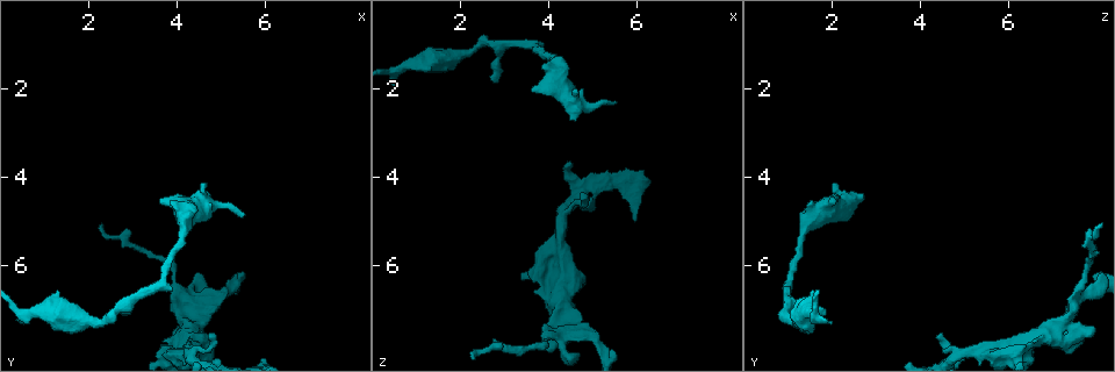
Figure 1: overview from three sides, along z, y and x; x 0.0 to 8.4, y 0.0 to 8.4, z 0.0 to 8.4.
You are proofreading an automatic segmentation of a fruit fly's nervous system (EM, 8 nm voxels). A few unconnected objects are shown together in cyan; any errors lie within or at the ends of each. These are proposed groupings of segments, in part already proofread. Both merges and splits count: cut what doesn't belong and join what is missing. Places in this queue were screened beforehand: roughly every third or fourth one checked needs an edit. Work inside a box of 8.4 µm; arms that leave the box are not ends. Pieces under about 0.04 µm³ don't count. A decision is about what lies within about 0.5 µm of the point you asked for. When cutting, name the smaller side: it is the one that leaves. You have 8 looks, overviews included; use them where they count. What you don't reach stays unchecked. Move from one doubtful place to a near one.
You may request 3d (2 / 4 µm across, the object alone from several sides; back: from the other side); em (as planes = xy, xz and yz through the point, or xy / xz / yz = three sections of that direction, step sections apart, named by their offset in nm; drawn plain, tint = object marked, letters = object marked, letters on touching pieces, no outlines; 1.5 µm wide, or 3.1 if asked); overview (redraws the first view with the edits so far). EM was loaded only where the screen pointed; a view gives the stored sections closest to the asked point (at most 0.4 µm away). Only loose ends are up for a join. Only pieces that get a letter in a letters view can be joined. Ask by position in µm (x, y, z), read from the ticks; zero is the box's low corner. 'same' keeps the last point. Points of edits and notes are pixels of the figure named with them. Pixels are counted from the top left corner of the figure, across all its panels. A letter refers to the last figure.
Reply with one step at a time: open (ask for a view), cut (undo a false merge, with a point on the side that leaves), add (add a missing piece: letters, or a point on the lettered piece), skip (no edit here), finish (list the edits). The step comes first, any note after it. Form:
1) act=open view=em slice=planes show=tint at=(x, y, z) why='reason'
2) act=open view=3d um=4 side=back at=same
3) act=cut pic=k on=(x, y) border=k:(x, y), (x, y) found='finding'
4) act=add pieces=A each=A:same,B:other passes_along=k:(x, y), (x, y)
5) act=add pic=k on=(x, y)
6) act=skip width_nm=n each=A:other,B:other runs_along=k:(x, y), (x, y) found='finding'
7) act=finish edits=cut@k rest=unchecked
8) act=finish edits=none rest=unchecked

act=open view=3d um=4 side=back at=(2.75, 7.10, 1.85) why='free end'

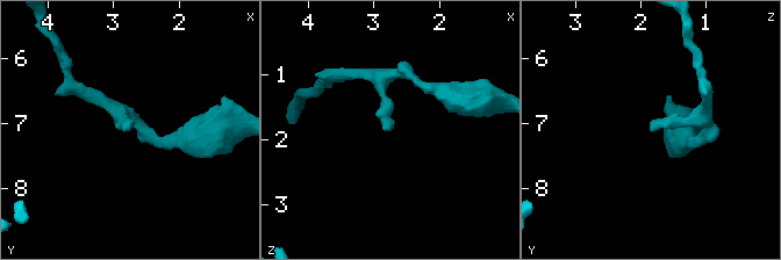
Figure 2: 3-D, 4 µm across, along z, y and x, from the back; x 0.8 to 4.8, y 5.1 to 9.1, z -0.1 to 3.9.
act=open view=em slice=planes show=letters at=(2.80, 7.15, 1.85)

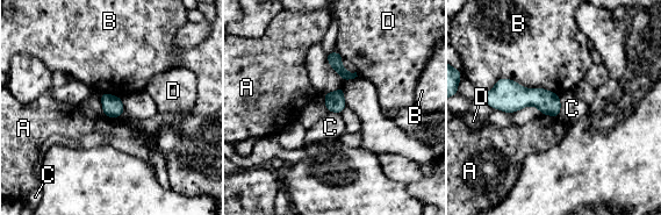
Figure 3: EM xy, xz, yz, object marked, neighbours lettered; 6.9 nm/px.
act=skip longest_contact=B:550nm each=A:other,B:other,C:other,D:other border=3:(541, 113), (550, 114), (553, 117) found='no lettered piece goes on from it'

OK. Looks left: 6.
act=open view=3d um=4 at=(4.75, 7.60, 4.40)

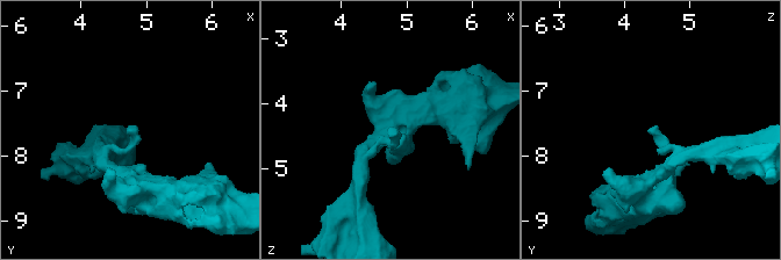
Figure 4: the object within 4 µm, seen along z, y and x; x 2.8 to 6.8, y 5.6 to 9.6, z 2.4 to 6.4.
act=open view=em slice=planes show=letters at=(4.70, 7.60, 4.45) why='shape alone is not enough'

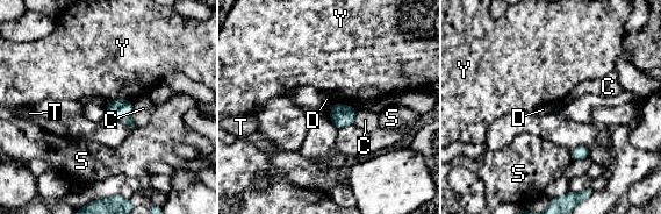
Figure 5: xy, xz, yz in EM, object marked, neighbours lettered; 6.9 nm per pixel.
act=skip each=C:other,D:other,S:other,T:other,Y:other border=5:(131, 104), (133, 119) found='none of them fits'

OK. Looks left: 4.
act=open view=3d um=2 at=(4.40, 7.15, 7.30) why='arms part here'

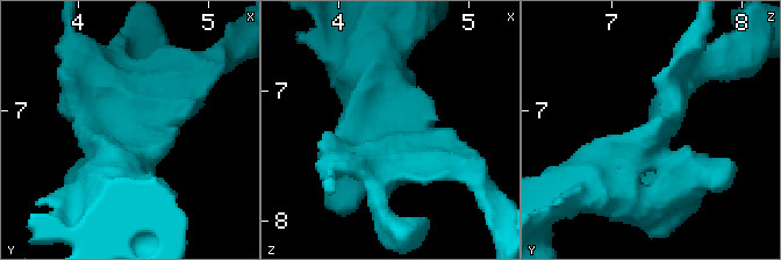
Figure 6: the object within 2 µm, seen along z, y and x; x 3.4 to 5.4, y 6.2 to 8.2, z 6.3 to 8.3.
act=open view=em slice=yz step=4 show=tint at=(4.44, 7.18, 7.32) why='need the tissue'

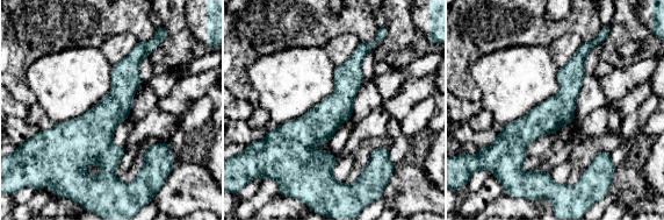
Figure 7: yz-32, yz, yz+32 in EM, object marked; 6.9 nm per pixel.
act=open view=em slice=xy step=8 show=letters at=same why='another direction'

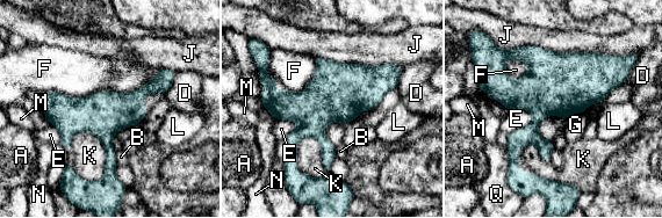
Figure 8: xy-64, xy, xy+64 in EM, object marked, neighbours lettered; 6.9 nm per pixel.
act=skip width_nm=300 each=A:other,B:other,D:other,E:other,F:other,G:other,J:other,K:other,L:other,M:other,N:other,Q:other runs_along=8:(170, 73), (108, 126), (113, 176) found='all the same cell'

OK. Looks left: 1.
act=finish edits=none rest=unchecked

